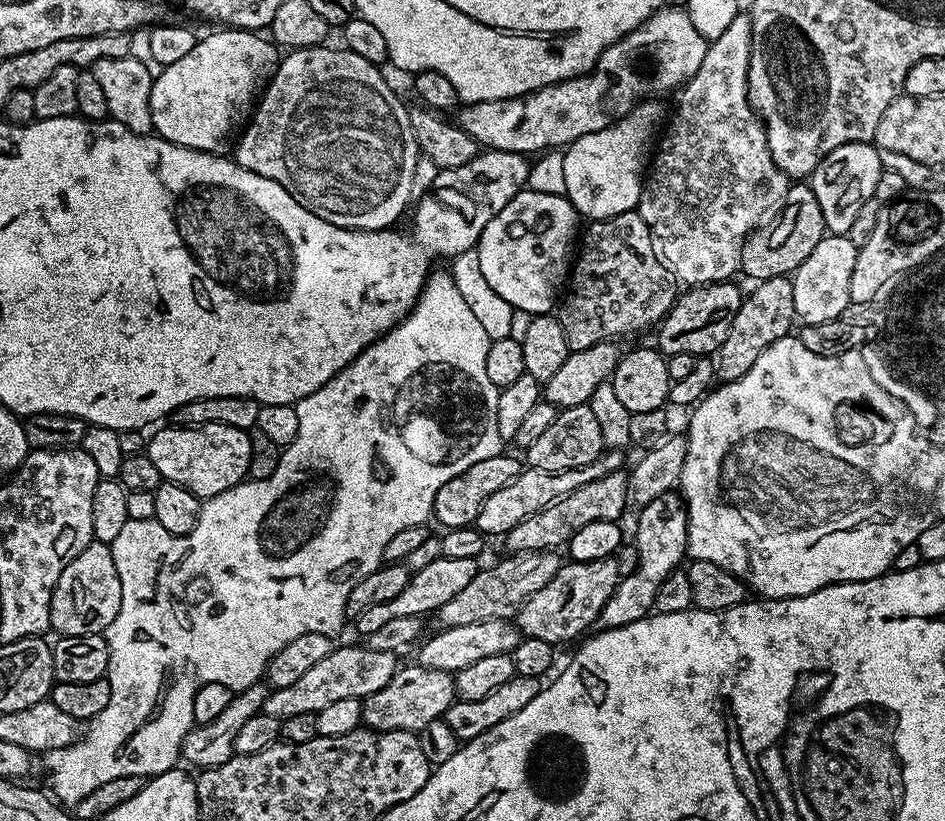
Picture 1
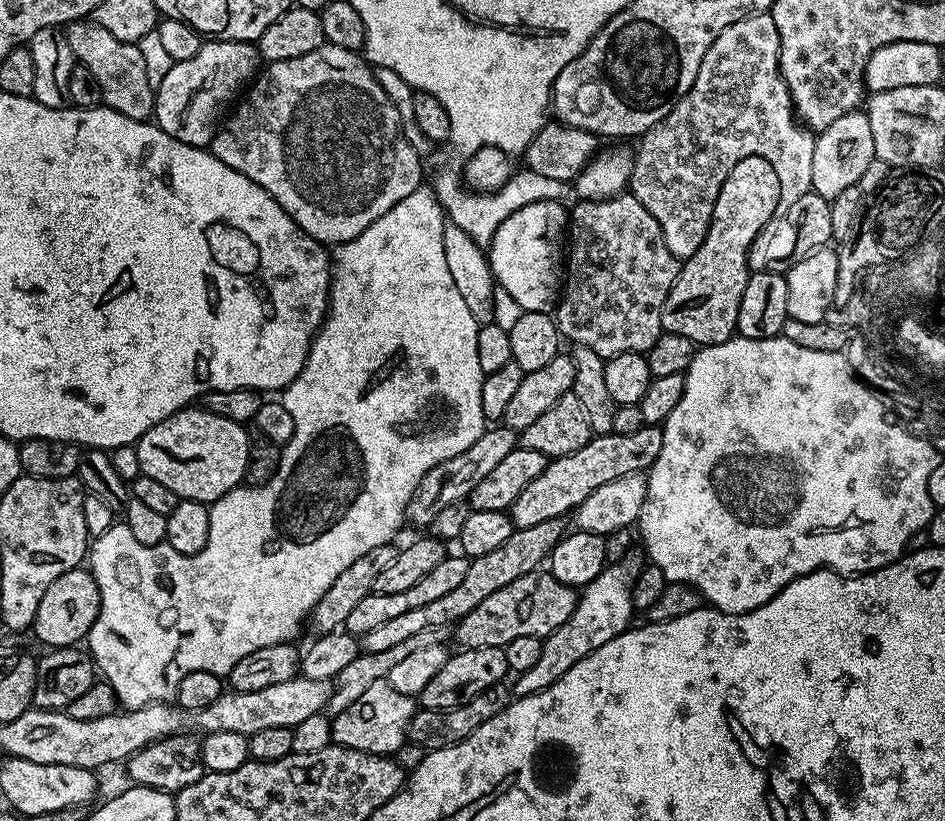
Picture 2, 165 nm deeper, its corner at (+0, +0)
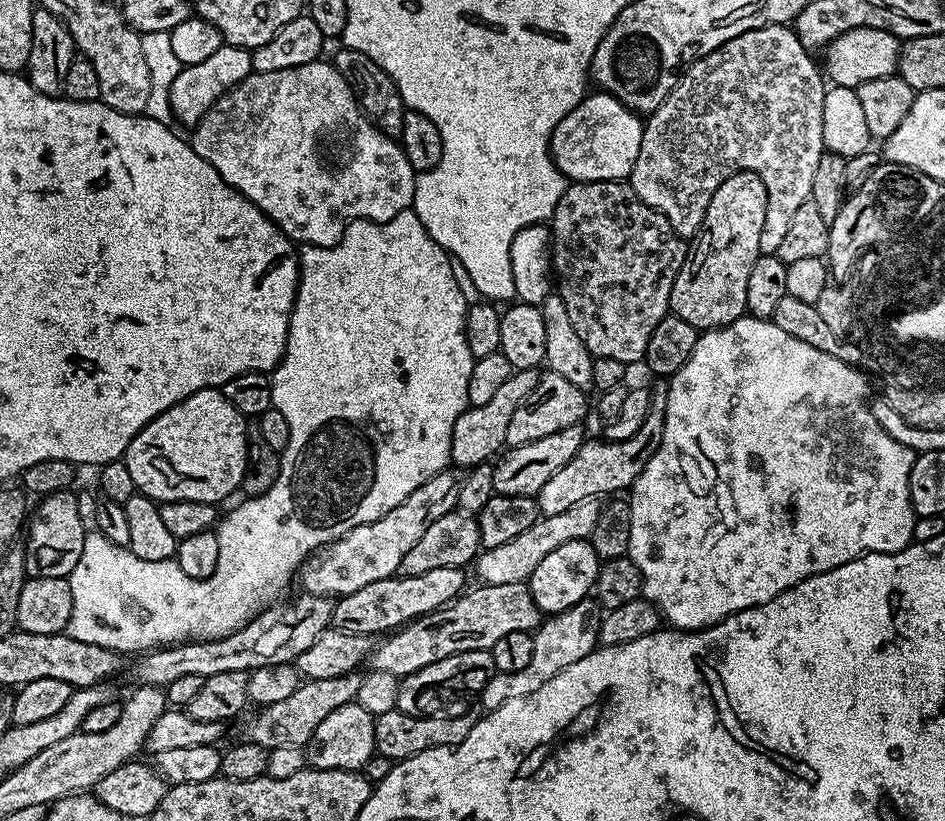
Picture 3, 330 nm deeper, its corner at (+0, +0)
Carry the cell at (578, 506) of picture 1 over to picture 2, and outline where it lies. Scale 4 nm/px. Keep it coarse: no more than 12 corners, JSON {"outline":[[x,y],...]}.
{"outline":[[563,519],[512,531],[471,558],[443,598],[382,622],[364,652],[459,624],[482,598],[537,571],[566,534]]}

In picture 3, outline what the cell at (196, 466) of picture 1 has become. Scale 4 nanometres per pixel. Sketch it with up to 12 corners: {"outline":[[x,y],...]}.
{"outline":[[220,388],[151,420],[122,459],[141,496],[219,505],[249,421]]}

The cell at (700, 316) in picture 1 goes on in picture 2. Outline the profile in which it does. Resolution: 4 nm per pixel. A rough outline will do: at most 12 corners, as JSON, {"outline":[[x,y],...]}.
{"outline":[[742,158],[702,246],[680,265],[661,329],[732,339],[748,252],[780,201],[778,170]]}

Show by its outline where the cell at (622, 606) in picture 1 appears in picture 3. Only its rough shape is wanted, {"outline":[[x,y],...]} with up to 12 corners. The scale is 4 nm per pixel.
{"outline":[[585,598],[535,629],[534,658],[497,672],[485,709],[534,694],[554,674],[595,652],[602,609]]}

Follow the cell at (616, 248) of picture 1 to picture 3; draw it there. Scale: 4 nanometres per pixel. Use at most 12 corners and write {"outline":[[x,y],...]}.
{"outline":[[631,183],[567,185],[554,284],[593,357],[643,361],[686,244]]}

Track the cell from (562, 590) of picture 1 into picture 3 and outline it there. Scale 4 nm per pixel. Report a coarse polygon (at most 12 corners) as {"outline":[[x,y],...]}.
{"outline":[[527,583],[489,584],[395,629],[375,671],[403,678],[540,627]]}

